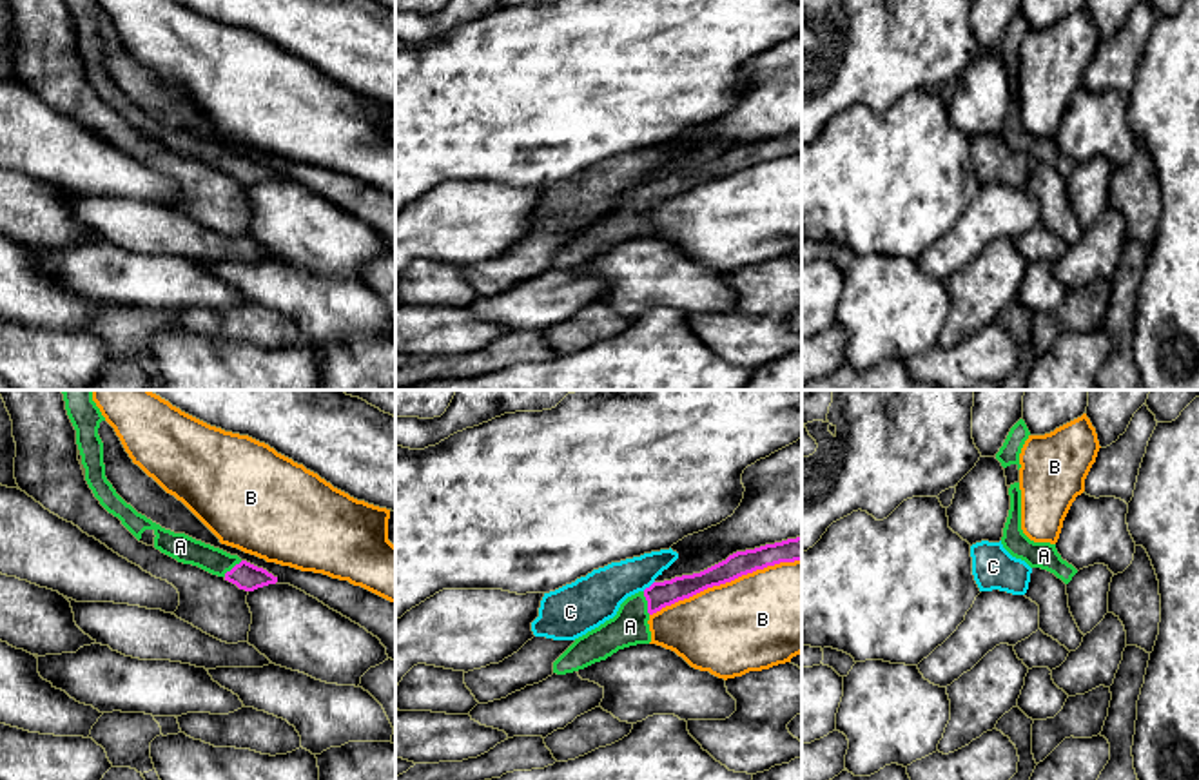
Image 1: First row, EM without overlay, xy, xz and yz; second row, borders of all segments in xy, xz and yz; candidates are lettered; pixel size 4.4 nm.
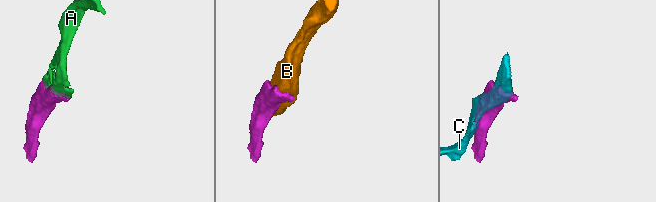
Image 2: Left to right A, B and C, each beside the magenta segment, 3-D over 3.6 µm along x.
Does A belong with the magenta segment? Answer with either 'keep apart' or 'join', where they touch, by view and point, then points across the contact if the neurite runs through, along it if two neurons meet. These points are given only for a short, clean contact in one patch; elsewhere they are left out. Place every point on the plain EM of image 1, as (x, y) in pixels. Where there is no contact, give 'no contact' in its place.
join; meets magenta in xz at (648, 196)

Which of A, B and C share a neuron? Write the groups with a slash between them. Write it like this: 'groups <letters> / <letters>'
groups A / B / C

